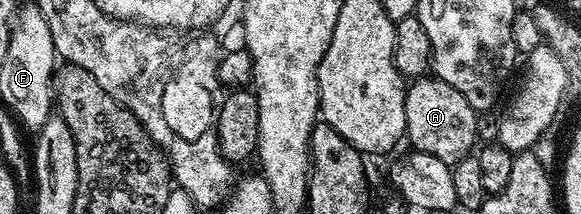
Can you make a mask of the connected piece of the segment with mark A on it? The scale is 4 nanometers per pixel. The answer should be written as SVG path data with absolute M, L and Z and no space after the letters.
M431 74L412 79L406 85L405 93L405 136L408 141L411 139L410 147L414 151L433 154L433 158L441 158L441 162L452 166L472 155L477 144L477 111L465 102L461 93L453 90L449 82Z

